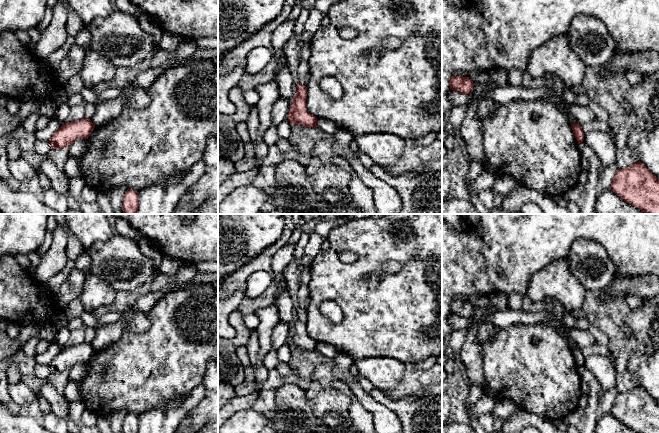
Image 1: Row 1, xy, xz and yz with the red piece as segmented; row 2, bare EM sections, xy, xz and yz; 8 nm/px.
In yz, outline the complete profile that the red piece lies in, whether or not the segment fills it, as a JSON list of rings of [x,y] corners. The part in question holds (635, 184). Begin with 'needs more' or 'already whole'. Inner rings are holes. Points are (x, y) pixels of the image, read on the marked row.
already whole; [[[643,163],[618,169],[610,189],[645,214],[659,214],[659,179]]]

